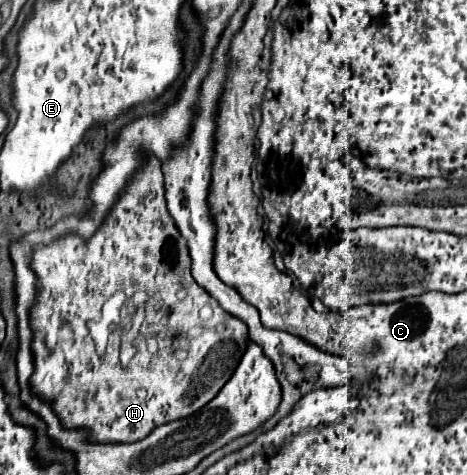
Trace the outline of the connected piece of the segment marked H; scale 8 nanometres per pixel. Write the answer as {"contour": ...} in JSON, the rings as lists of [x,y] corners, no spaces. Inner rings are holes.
{"contour":[[[151,157],[147,167],[137,173],[137,181],[137,185],[127,185],[115,209],[107,215],[105,223],[97,229],[93,239],[89,239],[91,243],[85,243],[81,237],[69,235],[65,239],[53,241],[51,245],[37,247],[33,255],[33,269],[41,277],[41,295],[31,315],[31,325],[35,329],[35,373],[31,377],[31,385],[35,393],[53,401],[55,411],[57,415],[61,415],[65,427],[89,427],[93,441],[139,441],[163,423],[193,415],[205,403],[209,403],[233,375],[247,341],[245,323],[223,311],[221,305],[205,289],[201,289],[197,281],[193,281],[191,257],[185,237],[181,235],[181,231],[177,231],[177,225],[173,223],[169,209],[165,207],[165,187],[161,183],[159,159]],[[133,287],[157,291],[157,301],[147,301],[149,311],[145,311],[145,321],[133,341],[137,353],[127,363],[127,367],[123,367],[119,359],[119,335],[115,331],[115,325],[109,325],[109,341],[103,357],[95,349],[89,325],[101,319],[101,307],[113,293],[127,293]],[[155,305],[157,311],[167,309],[177,317],[175,335],[161,337],[159,353],[151,353],[151,349],[147,347],[147,337],[151,337],[153,313],[157,313],[153,311]]]}

